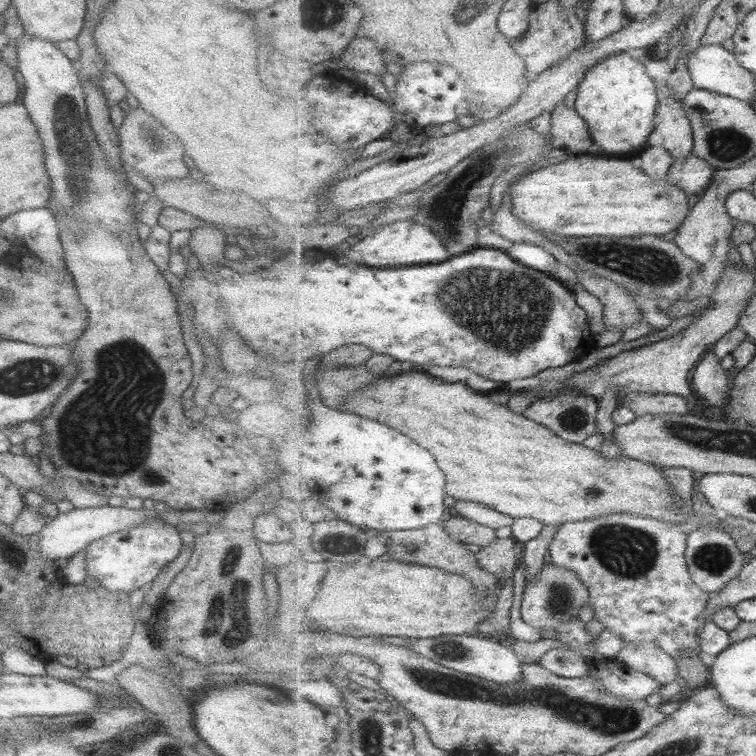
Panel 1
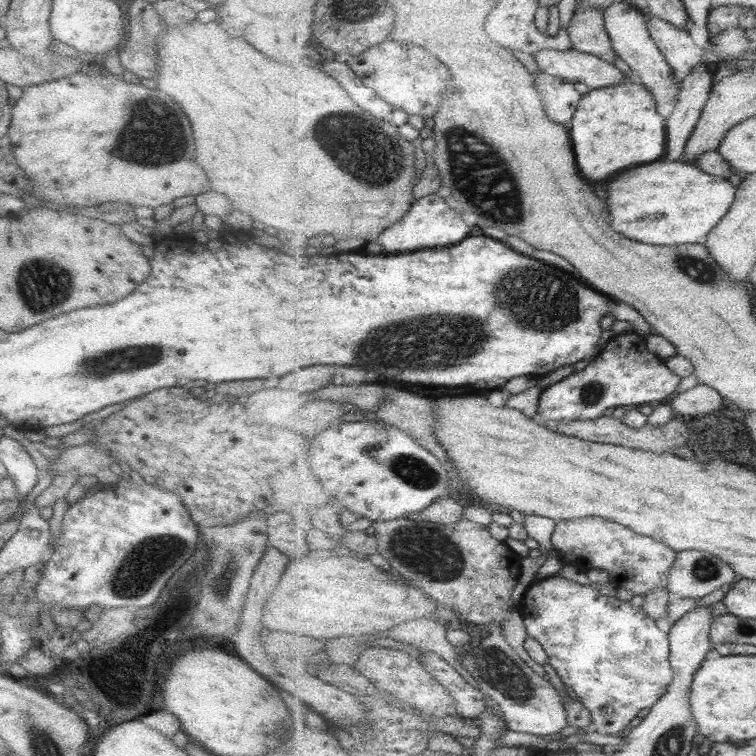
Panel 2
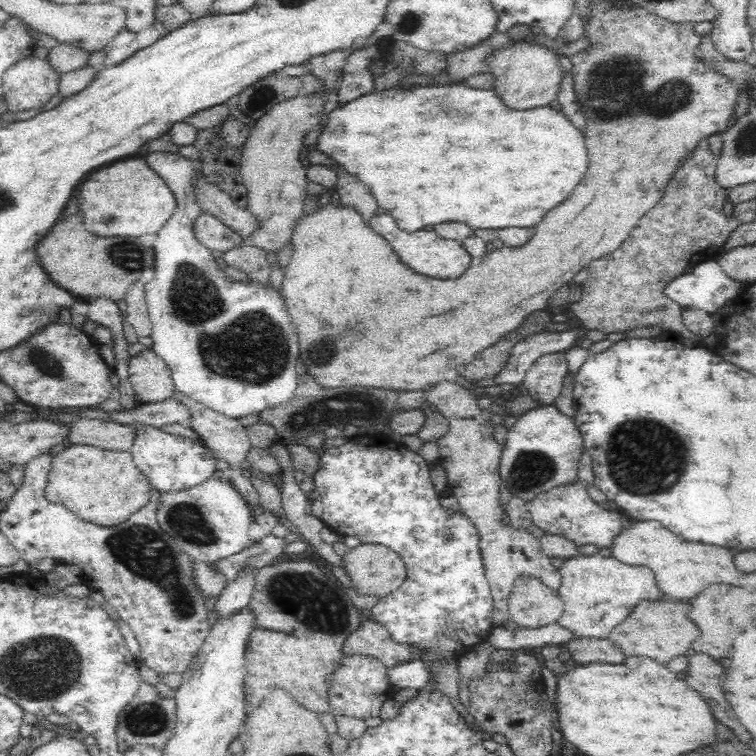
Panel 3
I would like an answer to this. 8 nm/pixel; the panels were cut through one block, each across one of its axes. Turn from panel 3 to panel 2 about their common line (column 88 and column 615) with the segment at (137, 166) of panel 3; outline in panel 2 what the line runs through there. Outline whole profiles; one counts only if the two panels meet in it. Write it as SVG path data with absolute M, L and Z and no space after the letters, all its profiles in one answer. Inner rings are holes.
M661 159L625 170L607 184L609 222L617 232L645 244L671 246L705 245L709 233L733 206L737 189L731 180L713 176L695 163Z

